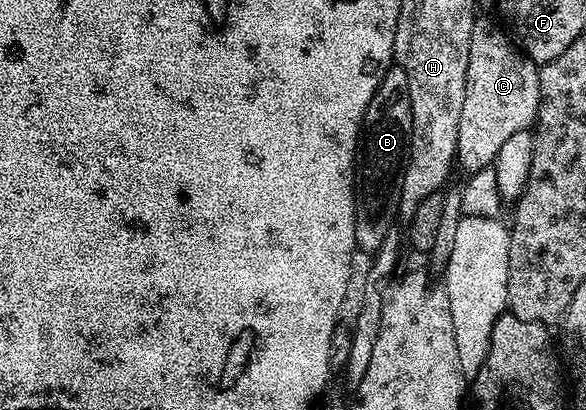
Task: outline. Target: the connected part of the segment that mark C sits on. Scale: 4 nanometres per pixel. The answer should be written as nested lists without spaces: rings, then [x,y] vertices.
[[[478,16],[474,22],[473,29],[470,30],[470,55],[466,72],[466,97],[463,99],[462,113],[458,126],[458,146],[456,147],[457,165],[459,167],[461,165],[464,169],[466,169],[466,172],[470,174],[473,172],[480,172],[482,169],[491,167],[495,163],[496,156],[502,148],[503,143],[505,143],[511,135],[518,132],[529,131],[529,129],[535,125],[536,115],[540,109],[541,86],[539,67],[519,50],[519,47],[509,36],[509,33],[495,19],[493,20],[494,21],[484,18],[484,16]]]

